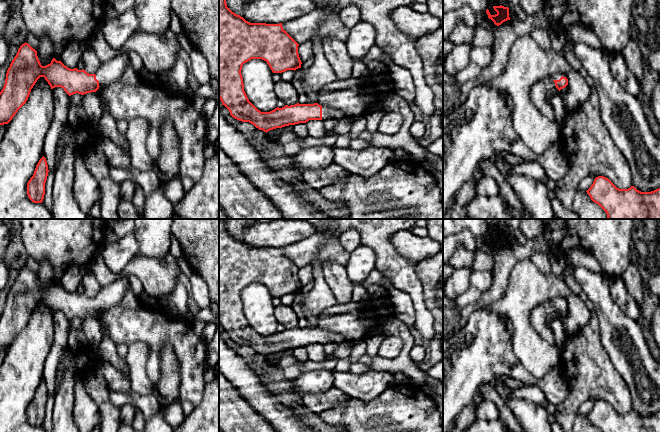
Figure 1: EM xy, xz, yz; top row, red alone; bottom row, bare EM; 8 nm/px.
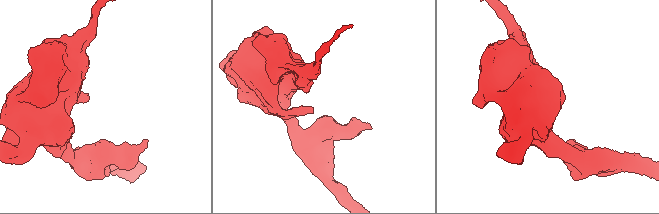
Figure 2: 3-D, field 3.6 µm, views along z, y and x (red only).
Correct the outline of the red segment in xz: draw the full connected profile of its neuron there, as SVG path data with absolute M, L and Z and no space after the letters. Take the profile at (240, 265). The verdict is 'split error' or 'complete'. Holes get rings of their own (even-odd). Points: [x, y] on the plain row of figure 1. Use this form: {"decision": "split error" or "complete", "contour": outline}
{"decision": "split error", "contour": "M219 219L219 323L230 336L230 339L242 346L249 346L259 354L268 356L276 352L306 347L309 344L335 343L341 345L347 340L339 334L314 328L285 329L270 336L261 336L248 323L241 298L244 287L251 283L262 283L267 286L273 297L301 292L298 278L299 268L283 253L282 247L250 247L240 239L232 236L226 228L225 219Z"}

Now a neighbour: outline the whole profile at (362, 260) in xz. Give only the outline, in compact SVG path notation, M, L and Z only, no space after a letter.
M360 244L351 253L346 264L348 278L353 283L362 283L375 269L376 253L368 247Z

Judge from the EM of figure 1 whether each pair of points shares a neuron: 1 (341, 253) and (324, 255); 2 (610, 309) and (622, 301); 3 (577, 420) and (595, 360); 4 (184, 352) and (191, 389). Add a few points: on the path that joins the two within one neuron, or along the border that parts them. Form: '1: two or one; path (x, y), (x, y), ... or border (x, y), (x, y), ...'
1: one; path (337, 253), (328, 253)
2: two; border (608, 281), (612, 299), (633, 320)
3: one; path (574, 405), (574, 399), (588, 375)
4: one; path (189, 361), (189, 377), (191, 380)

